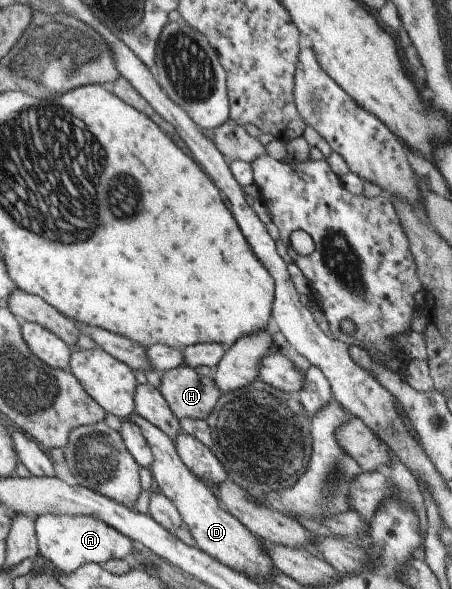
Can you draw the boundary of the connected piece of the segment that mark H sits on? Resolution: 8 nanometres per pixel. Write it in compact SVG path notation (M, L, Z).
M187 365L160 373L158 390L179 421L182 418L205 420L221 395L209 375L197 375Z

